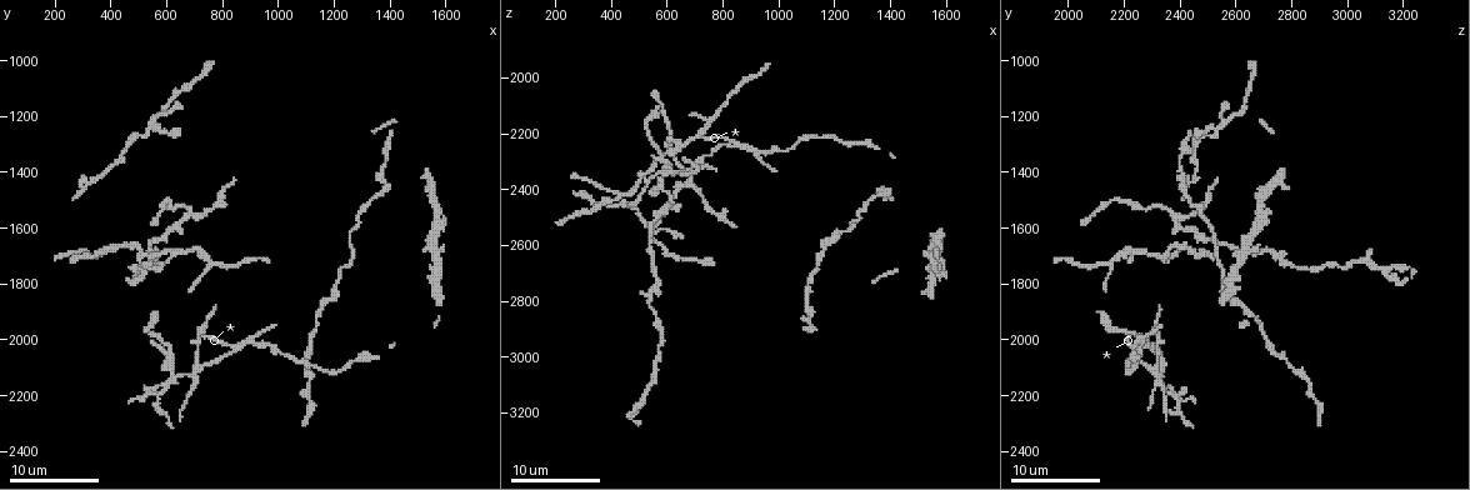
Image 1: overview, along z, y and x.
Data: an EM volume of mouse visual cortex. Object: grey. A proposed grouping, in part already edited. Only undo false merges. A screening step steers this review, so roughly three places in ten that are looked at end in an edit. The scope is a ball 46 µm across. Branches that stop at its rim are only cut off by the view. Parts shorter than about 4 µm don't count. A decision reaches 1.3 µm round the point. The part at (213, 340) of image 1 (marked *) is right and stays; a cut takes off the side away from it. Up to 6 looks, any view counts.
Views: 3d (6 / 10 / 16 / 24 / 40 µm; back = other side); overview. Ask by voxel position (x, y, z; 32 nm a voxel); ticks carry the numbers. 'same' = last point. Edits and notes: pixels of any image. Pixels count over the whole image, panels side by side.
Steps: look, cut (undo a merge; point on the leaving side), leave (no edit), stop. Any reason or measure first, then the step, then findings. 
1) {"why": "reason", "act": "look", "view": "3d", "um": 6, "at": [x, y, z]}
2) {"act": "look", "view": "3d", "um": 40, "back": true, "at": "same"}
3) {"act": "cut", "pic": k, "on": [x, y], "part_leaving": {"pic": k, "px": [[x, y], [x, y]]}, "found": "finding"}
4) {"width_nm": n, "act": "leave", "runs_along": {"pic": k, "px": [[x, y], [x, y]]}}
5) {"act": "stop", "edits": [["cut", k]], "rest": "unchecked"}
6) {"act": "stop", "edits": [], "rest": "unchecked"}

{"why": "two arms in line, one across", "act": "look", "view": "3d", "um": 10, "at": [430, 1660, 2420]}

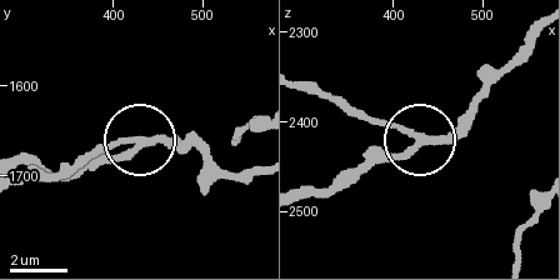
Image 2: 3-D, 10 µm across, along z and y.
{"arms": 3, "act": "leave", "found": "all the same neuron"}

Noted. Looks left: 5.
{"act": "look", "view": "3d", "um": 6, "at": [570, 1640, 2500]}

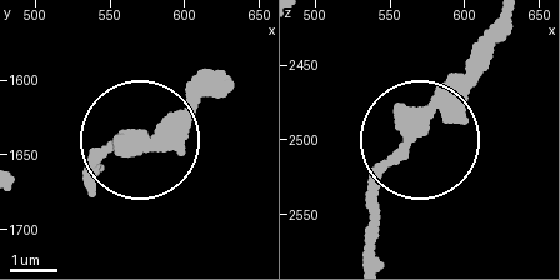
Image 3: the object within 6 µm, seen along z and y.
{"act": "leave", "found": "continuous, no second neuron"}

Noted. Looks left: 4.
{"why": "three-way junction", "act": "look", "view": "3d", "um": 6, "at": [700, 1550, 2390]}

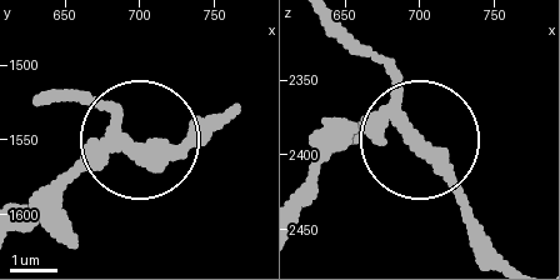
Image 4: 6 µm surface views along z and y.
{"act": "look", "view": "3d", "um": 6, "back": true, "at": [692, 1554, 2384]}

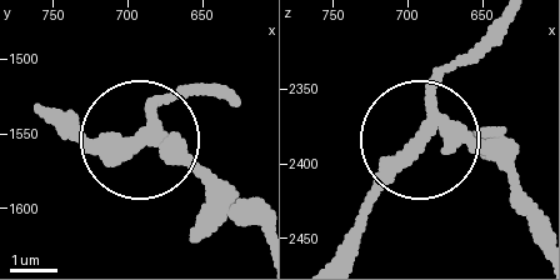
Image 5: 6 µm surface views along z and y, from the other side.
{"arms": 3, "act": "leave", "found": "all the same neuron"}

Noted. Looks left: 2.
{"act": "stop", "edits": [], "rest": "unchecked"}

